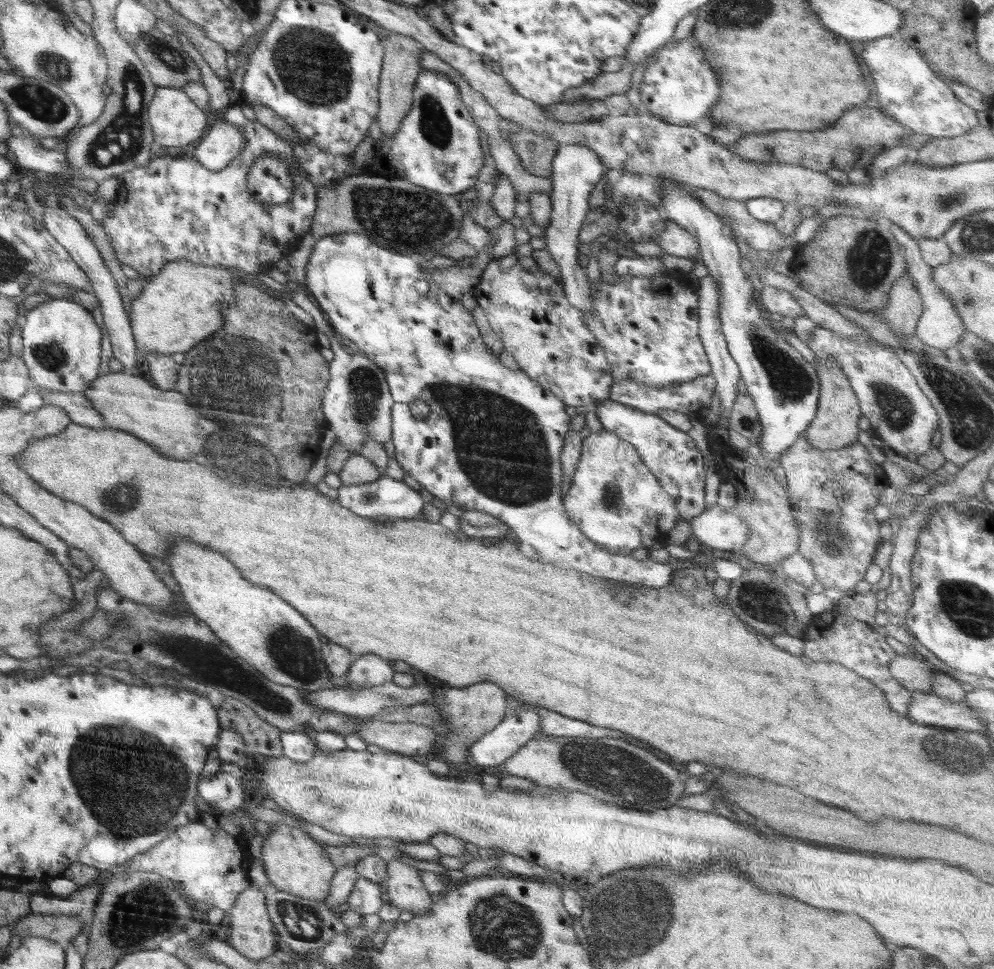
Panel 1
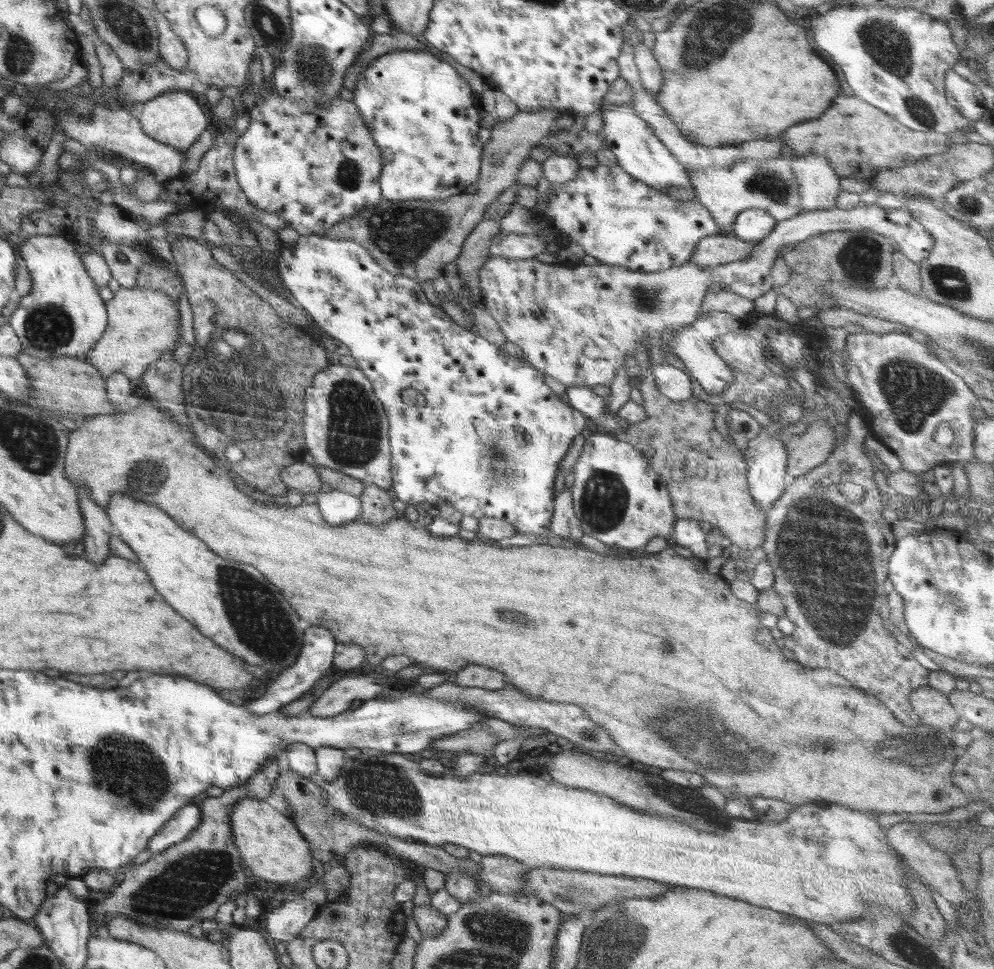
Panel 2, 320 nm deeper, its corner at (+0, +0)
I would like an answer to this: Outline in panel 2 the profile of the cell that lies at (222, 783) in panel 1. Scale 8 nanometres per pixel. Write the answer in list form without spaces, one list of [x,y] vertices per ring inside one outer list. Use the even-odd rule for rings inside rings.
[[[193,802],[183,806],[164,826],[158,834],[152,836],[147,851],[156,855],[166,851],[170,846],[182,842],[200,824],[201,810]]]

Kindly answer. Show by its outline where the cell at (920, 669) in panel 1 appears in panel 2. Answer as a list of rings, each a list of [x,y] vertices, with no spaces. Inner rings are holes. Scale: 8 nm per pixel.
[[[929,685],[913,690],[909,696],[909,703],[921,719],[921,730],[932,726],[945,734],[945,731],[955,727],[960,719],[949,698]]]

